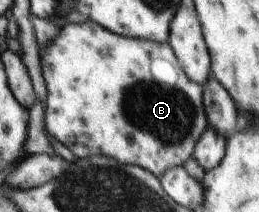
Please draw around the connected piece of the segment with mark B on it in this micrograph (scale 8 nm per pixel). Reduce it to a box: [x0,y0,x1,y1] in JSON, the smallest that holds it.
[38,22,209,177]

